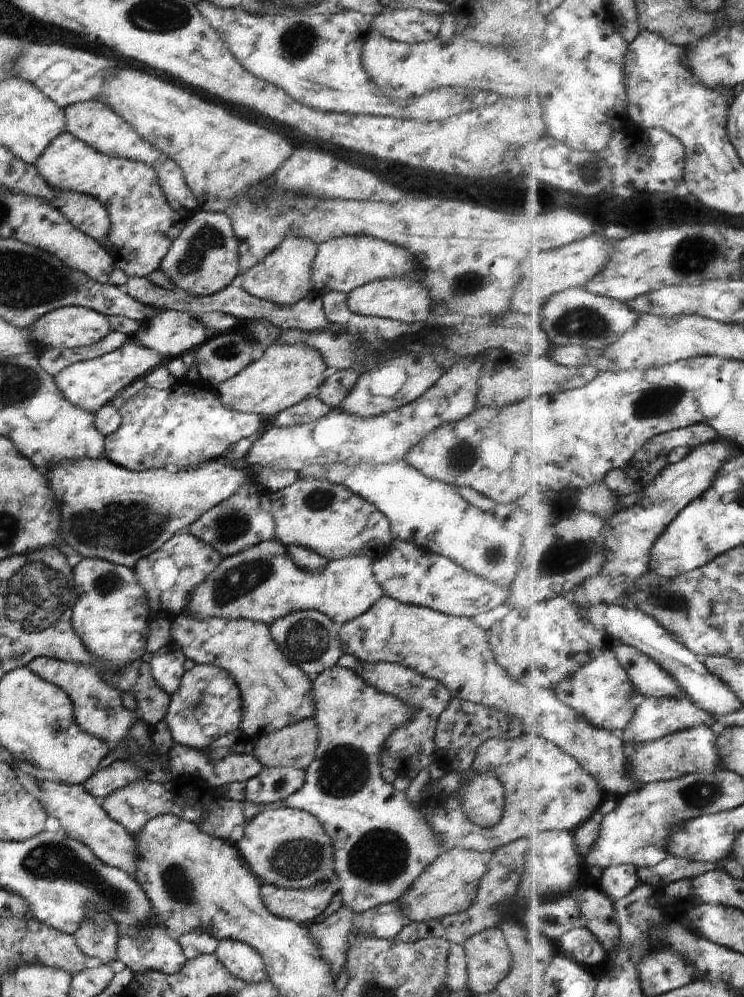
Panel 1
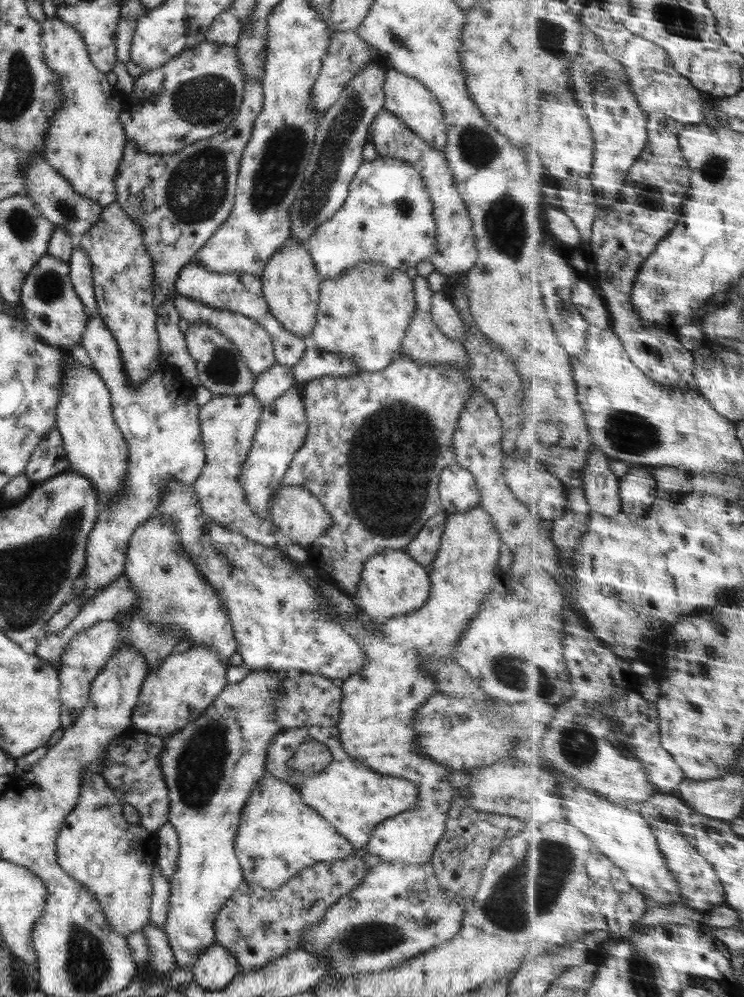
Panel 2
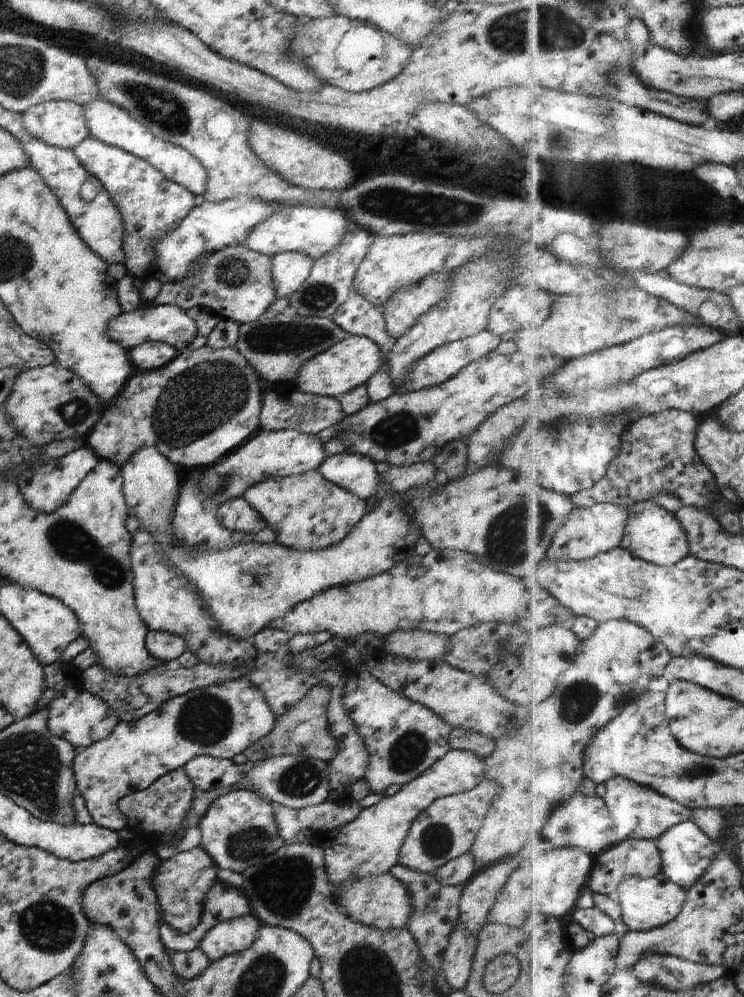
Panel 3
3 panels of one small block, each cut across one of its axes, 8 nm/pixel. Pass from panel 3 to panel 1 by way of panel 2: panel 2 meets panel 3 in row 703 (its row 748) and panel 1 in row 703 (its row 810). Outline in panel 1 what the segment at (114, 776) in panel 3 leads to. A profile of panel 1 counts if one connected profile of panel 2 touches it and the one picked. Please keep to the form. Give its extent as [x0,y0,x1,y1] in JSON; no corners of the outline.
[163,665,241,749]

